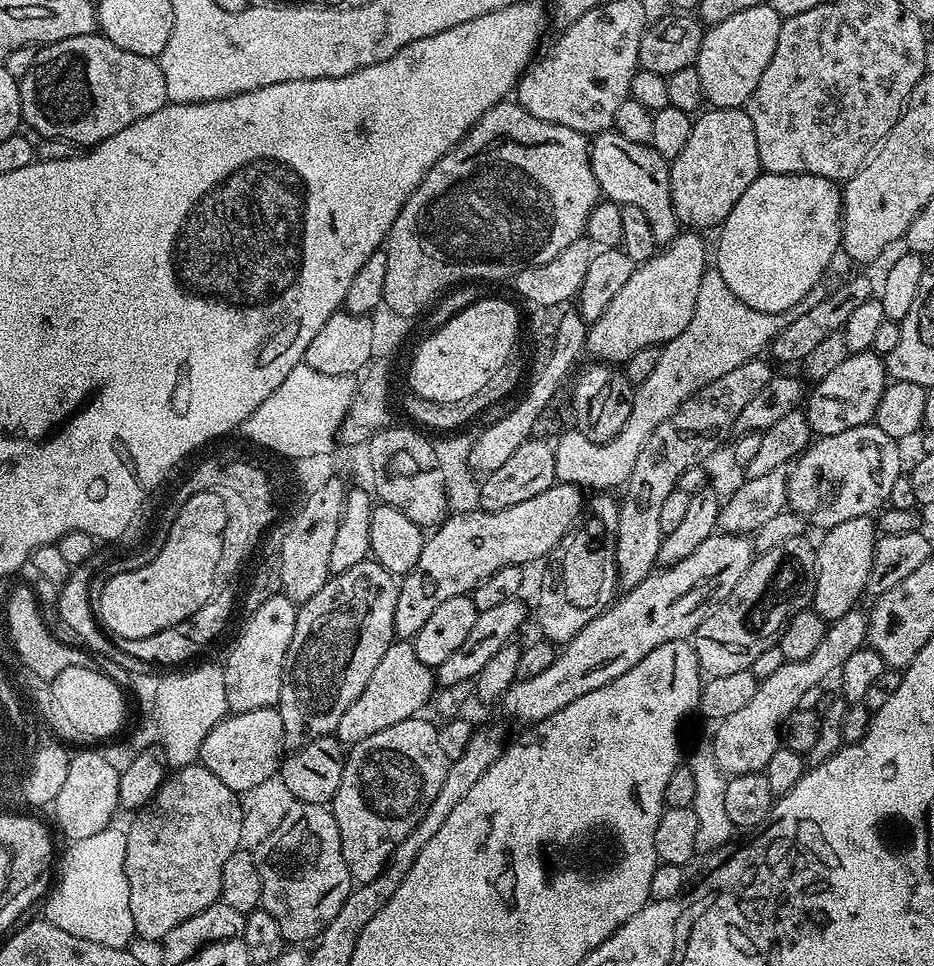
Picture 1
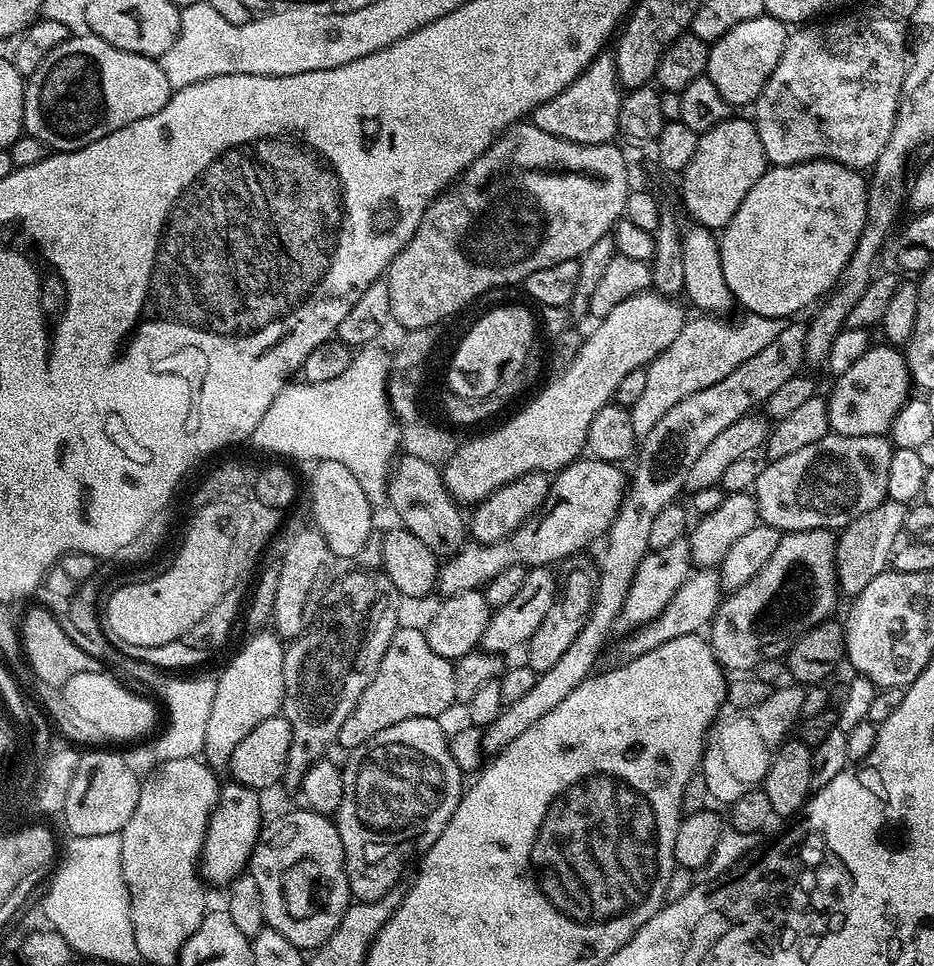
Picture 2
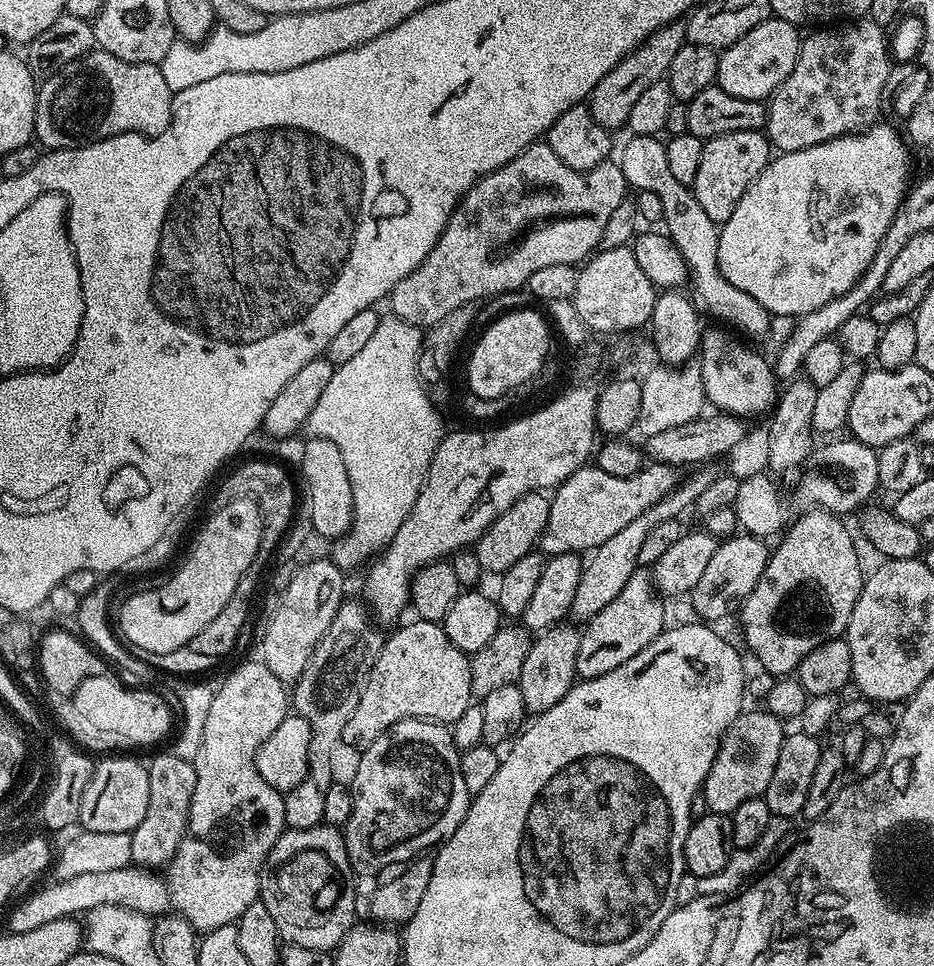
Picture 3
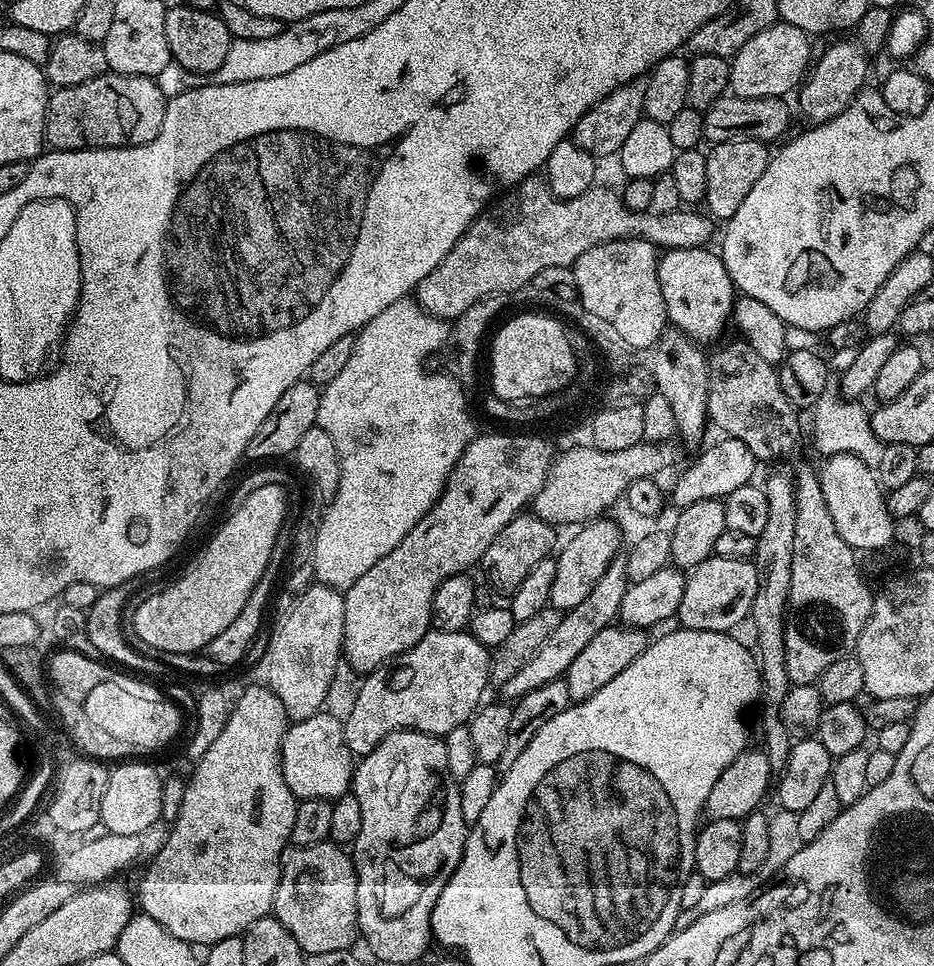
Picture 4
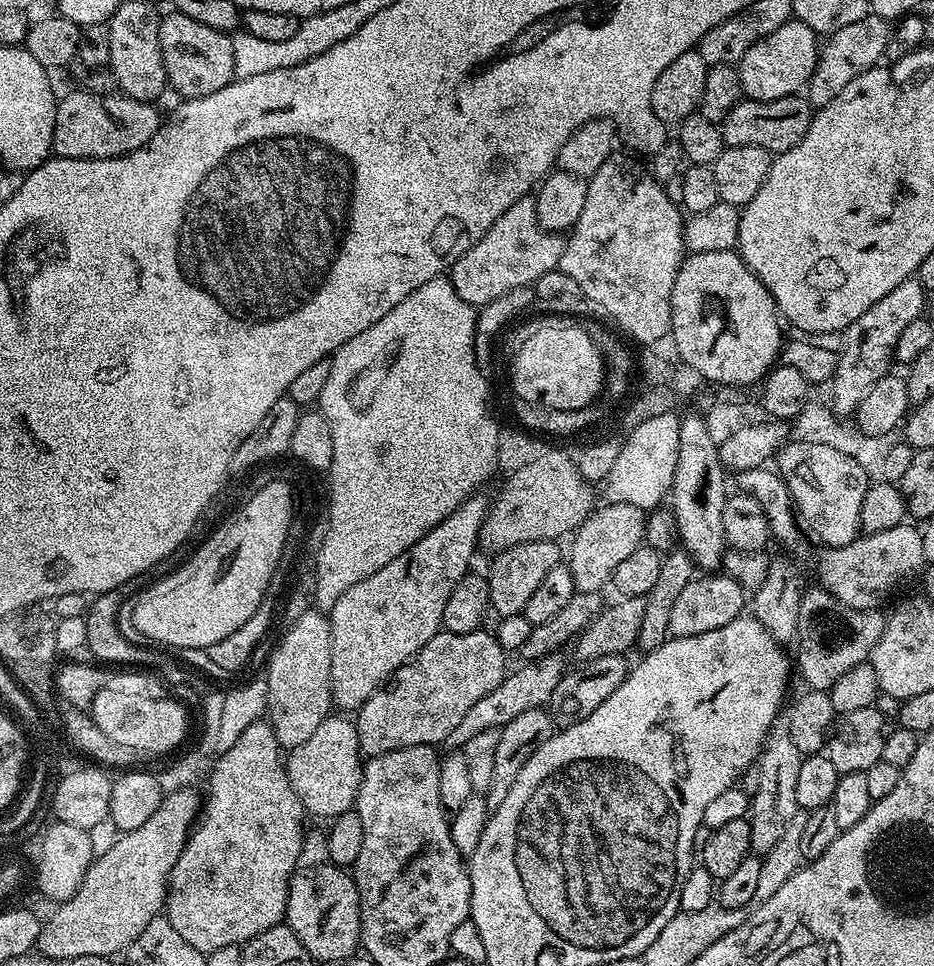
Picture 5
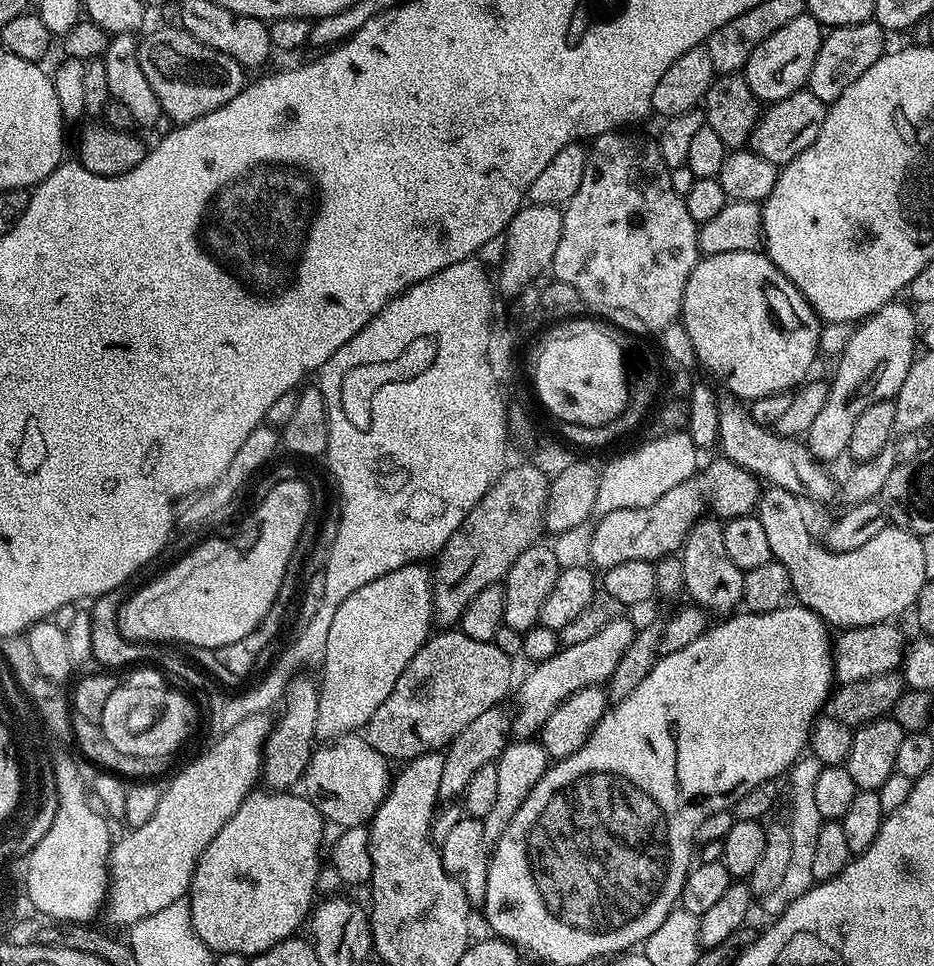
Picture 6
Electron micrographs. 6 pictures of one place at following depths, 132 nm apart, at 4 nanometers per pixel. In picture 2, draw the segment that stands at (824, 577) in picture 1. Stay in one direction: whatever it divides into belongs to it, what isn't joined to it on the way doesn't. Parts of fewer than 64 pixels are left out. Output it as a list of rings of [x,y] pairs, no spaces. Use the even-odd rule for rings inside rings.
[[[885,499],[884,503],[874,506],[874,510],[858,514],[858,518],[839,529],[836,536],[836,587],[843,595],[845,592],[848,598],[854,598],[859,592],[866,590],[872,579],[878,578],[881,569],[876,565],[876,552],[884,558],[891,557],[897,543],[896,535],[904,532],[907,513],[905,505]]]

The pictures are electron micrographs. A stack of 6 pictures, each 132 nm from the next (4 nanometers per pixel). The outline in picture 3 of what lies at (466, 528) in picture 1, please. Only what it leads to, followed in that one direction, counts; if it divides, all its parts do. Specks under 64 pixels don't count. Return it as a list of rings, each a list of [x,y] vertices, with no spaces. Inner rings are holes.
[[[659,462],[645,463],[640,472],[630,474],[630,478],[617,478],[595,466],[579,468],[551,493],[550,518],[546,522],[546,530],[540,535],[539,551],[545,557],[567,552],[591,553],[629,522],[634,522],[638,514],[662,502],[662,498],[673,492],[681,480],[681,473],[673,465]]]

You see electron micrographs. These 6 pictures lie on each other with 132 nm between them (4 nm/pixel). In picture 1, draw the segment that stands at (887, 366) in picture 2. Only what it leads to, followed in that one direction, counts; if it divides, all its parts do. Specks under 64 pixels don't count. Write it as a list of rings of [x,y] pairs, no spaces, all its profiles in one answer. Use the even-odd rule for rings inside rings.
[[[853,352],[826,378],[815,381],[806,396],[806,413],[811,431],[817,437],[842,434],[854,426],[873,423],[878,402],[890,377],[886,364],[876,352]]]

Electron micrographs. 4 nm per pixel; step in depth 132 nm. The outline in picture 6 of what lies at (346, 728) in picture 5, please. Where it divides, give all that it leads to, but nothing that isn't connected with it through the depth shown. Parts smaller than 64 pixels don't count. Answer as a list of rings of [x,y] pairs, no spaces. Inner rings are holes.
[[[363,735],[337,736],[334,740],[321,743],[313,751],[308,769],[304,772],[302,792],[308,797],[308,801],[324,815],[329,825],[340,824],[341,829],[358,828],[371,821],[372,815],[386,798],[390,783],[388,768],[390,768],[389,760],[382,754],[378,754],[378,750],[374,750],[374,746],[370,746],[370,742]]]

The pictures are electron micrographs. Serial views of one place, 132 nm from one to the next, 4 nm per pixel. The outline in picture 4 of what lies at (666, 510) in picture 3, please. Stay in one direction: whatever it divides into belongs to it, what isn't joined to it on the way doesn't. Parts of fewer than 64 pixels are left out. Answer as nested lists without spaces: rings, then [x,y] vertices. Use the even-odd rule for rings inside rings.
[[[616,556],[610,562],[610,566],[606,566],[606,574],[602,574],[602,578],[598,578],[598,582],[594,582],[594,590],[590,590],[590,594],[586,594],[584,601],[578,602],[578,606],[574,606],[569,612],[563,613],[558,626],[546,638],[541,649],[534,654],[534,658],[531,658],[530,662],[526,662],[509,681],[502,685],[503,699],[515,702],[520,697],[530,694],[530,690],[538,690],[538,686],[546,686],[546,682],[561,679],[567,673],[570,662],[574,662],[574,658],[578,658],[578,654],[582,654],[582,650],[589,644],[590,638],[594,638],[594,634],[598,634],[598,630],[609,627],[619,617],[622,594],[626,594],[629,583],[624,556]]]

